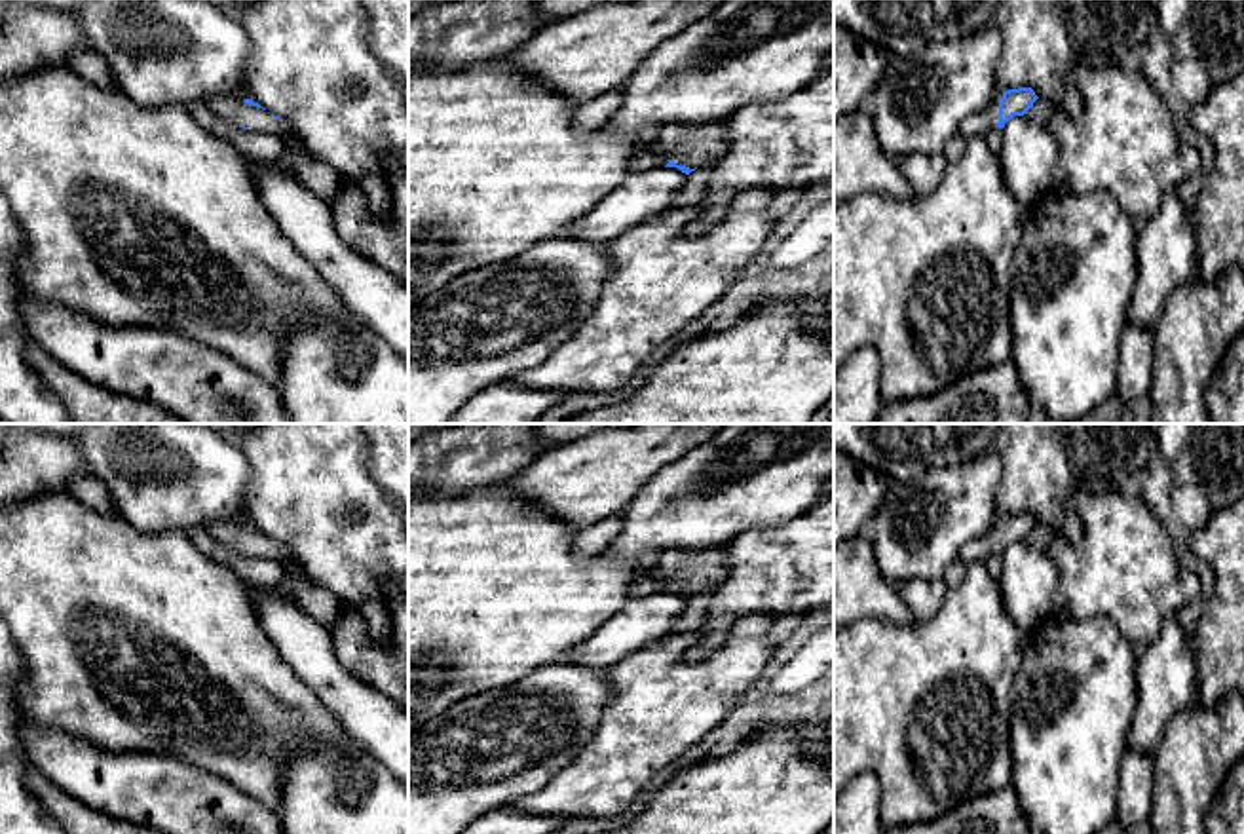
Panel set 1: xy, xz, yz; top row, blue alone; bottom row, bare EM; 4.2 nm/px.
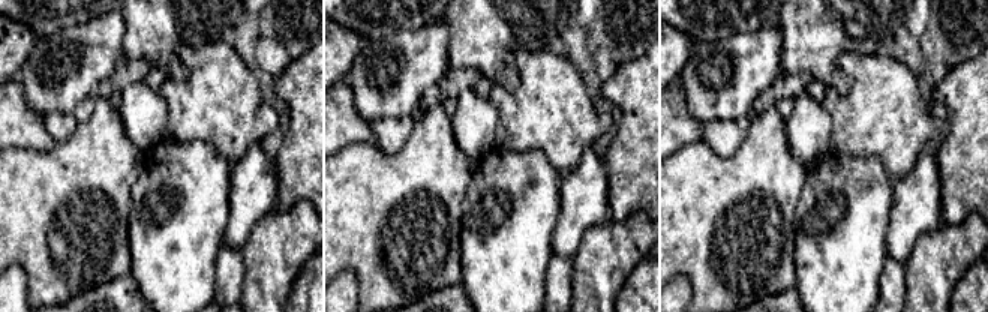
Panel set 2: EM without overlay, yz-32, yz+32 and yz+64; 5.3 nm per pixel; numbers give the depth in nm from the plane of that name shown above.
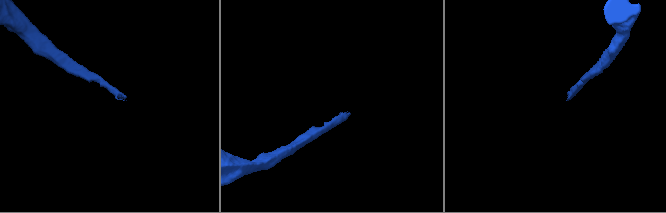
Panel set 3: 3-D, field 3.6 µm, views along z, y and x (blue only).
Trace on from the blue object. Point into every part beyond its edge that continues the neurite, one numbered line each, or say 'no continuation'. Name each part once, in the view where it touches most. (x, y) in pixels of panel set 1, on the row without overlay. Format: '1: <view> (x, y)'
1: xz (694, 572)

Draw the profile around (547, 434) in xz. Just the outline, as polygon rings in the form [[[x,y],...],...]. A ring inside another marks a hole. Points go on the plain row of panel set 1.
[[[537,424],[537,443],[545,446],[572,445],[598,431],[629,429],[636,424]]]

